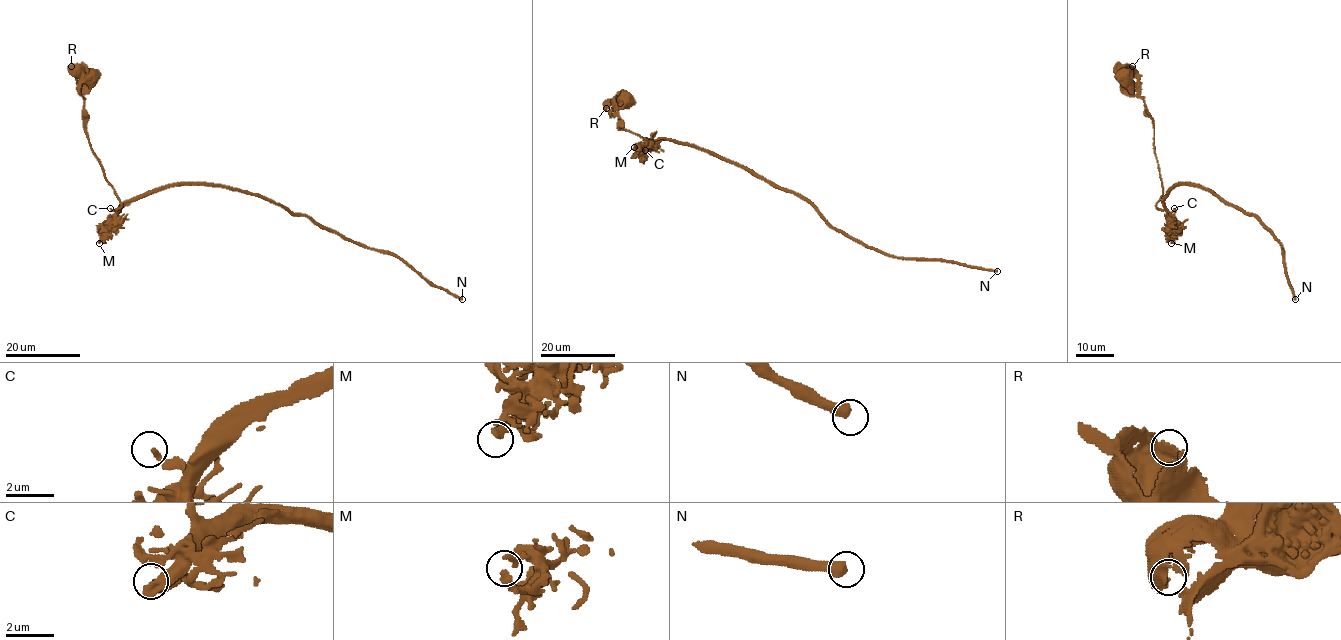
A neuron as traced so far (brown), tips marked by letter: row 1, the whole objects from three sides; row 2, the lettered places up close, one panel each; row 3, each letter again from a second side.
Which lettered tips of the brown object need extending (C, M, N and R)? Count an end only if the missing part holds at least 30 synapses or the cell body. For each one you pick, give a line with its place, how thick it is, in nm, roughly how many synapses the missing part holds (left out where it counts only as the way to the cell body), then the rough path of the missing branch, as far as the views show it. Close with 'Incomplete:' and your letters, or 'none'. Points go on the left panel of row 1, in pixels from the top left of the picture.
N: (462, 299) | 480 nm | 60 syn
Incomplete: N

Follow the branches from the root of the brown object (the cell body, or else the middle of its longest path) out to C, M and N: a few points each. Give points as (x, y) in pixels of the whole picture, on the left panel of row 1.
C: (93, 78), (94, 83), (83, 95), (83, 119), (90, 148), (121, 204), (115, 212), (110, 208)
M: (93, 78), (94, 83), (83, 95), (85, 134), (105, 180), (121, 204), (116, 209), (115, 224), (99, 243)
N: (93, 78), (83, 95), (83, 119), (121, 204), (116, 209), (176, 185), (228, 186), (394, 253), (462, 299)

